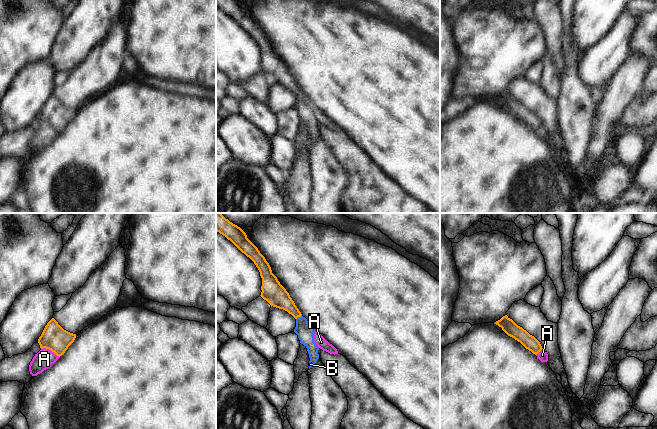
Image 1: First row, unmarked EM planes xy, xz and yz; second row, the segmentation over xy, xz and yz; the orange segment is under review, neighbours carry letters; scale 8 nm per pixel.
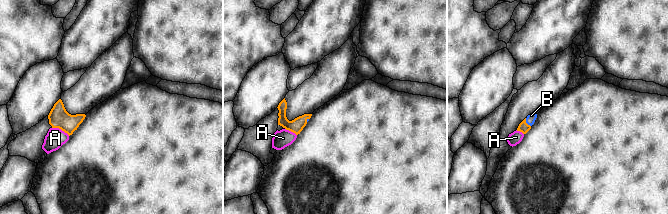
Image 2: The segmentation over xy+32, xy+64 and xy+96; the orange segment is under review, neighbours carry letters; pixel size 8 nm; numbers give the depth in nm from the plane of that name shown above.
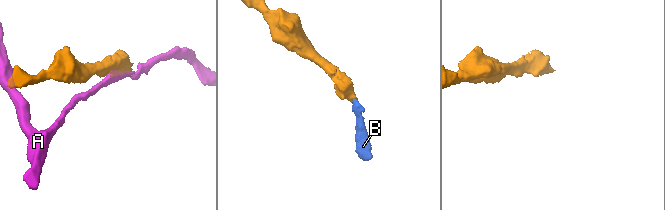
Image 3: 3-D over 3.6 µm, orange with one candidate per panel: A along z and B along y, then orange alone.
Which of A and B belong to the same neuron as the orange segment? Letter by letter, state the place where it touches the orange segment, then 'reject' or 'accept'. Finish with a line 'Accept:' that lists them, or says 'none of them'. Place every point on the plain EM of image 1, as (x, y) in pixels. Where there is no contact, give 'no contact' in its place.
A: contact xy (50, 125); reject
B: contact xz (298, 92); accept
Accept: B

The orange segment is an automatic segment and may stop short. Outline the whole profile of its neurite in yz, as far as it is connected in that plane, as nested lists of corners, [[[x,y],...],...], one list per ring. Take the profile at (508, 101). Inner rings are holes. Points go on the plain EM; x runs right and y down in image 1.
[[[507,91],[503,92],[494,100],[502,104],[502,106],[510,113],[520,118],[526,125],[537,131],[543,124],[540,118],[532,111],[530,111],[522,103],[518,102]]]

